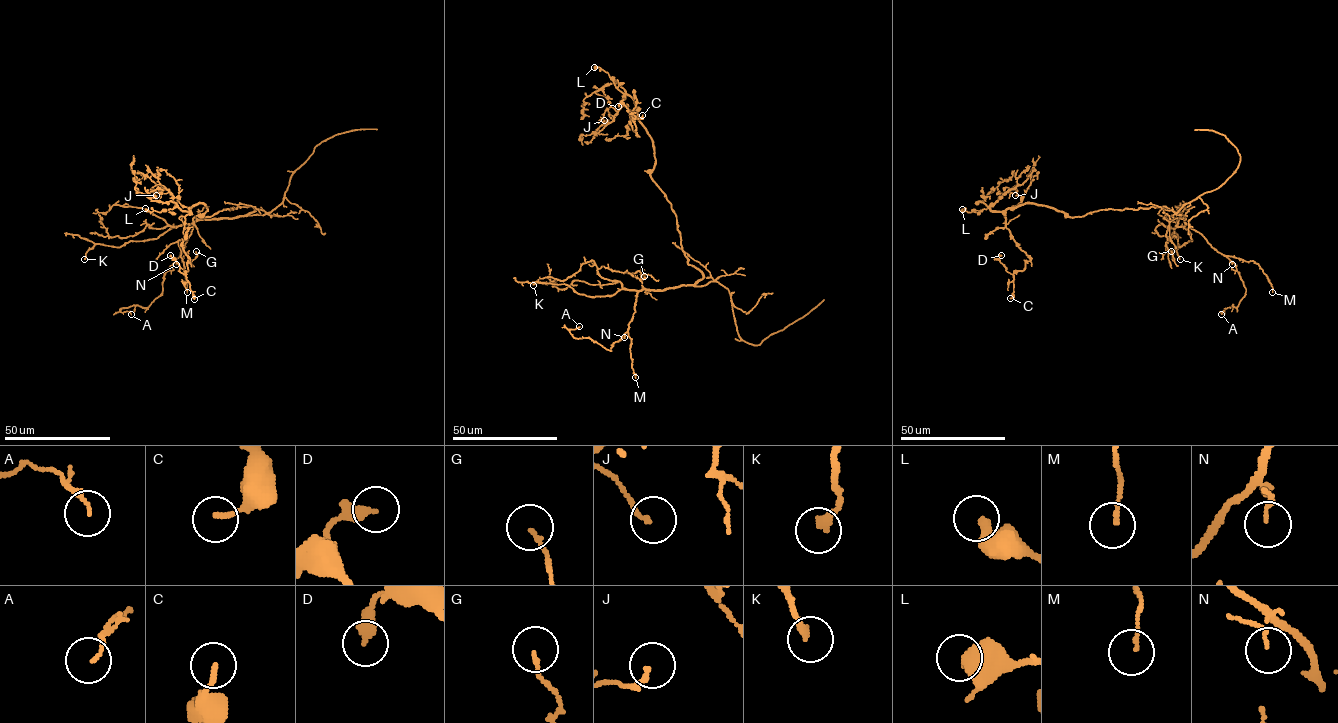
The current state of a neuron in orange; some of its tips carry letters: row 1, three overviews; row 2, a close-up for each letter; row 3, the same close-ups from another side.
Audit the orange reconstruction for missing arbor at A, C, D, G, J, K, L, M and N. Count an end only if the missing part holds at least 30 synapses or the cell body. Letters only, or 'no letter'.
no letter

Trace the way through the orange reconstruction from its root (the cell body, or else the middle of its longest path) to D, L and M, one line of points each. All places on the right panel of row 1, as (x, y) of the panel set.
D: (1143, 208), (1072, 217), (1019, 204), (1006, 211), (1006, 227), (1030, 260), (1010, 274), (1001, 255)
L: (1143, 208), (1098, 210), (1073, 217), (1034, 203), (1001, 211), (988, 207), (970, 212), (962, 209)
M: (1143, 208), (1166, 206), (1184, 219), (1218, 252), (1254, 261), (1267, 277), (1272, 292)

